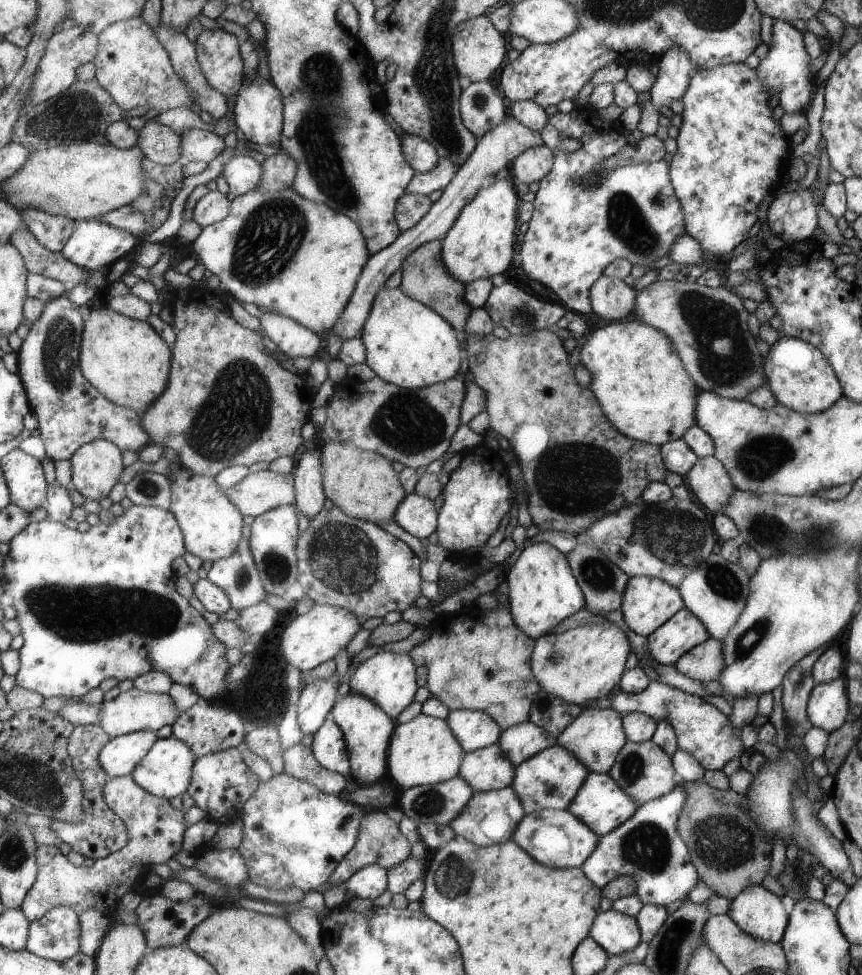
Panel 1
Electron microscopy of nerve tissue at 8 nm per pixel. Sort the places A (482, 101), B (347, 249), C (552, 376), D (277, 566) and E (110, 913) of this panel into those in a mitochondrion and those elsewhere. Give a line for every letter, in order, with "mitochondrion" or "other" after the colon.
A: mitochondrion
B: other
C: other
D: mitochondrion
E: other

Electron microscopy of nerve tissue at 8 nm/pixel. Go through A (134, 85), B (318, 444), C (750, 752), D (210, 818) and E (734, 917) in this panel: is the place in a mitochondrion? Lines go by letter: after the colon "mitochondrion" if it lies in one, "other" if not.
A: other
B: other
C: other
D: other
E: other

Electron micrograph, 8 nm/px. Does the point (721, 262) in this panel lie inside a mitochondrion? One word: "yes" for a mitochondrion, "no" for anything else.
no

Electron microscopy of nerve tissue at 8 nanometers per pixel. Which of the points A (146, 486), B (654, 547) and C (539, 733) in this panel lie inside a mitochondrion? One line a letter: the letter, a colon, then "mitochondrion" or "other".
A: mitochondrion
B: mitochondrion
C: other

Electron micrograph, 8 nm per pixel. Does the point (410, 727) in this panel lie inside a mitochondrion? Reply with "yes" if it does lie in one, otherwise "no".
no

